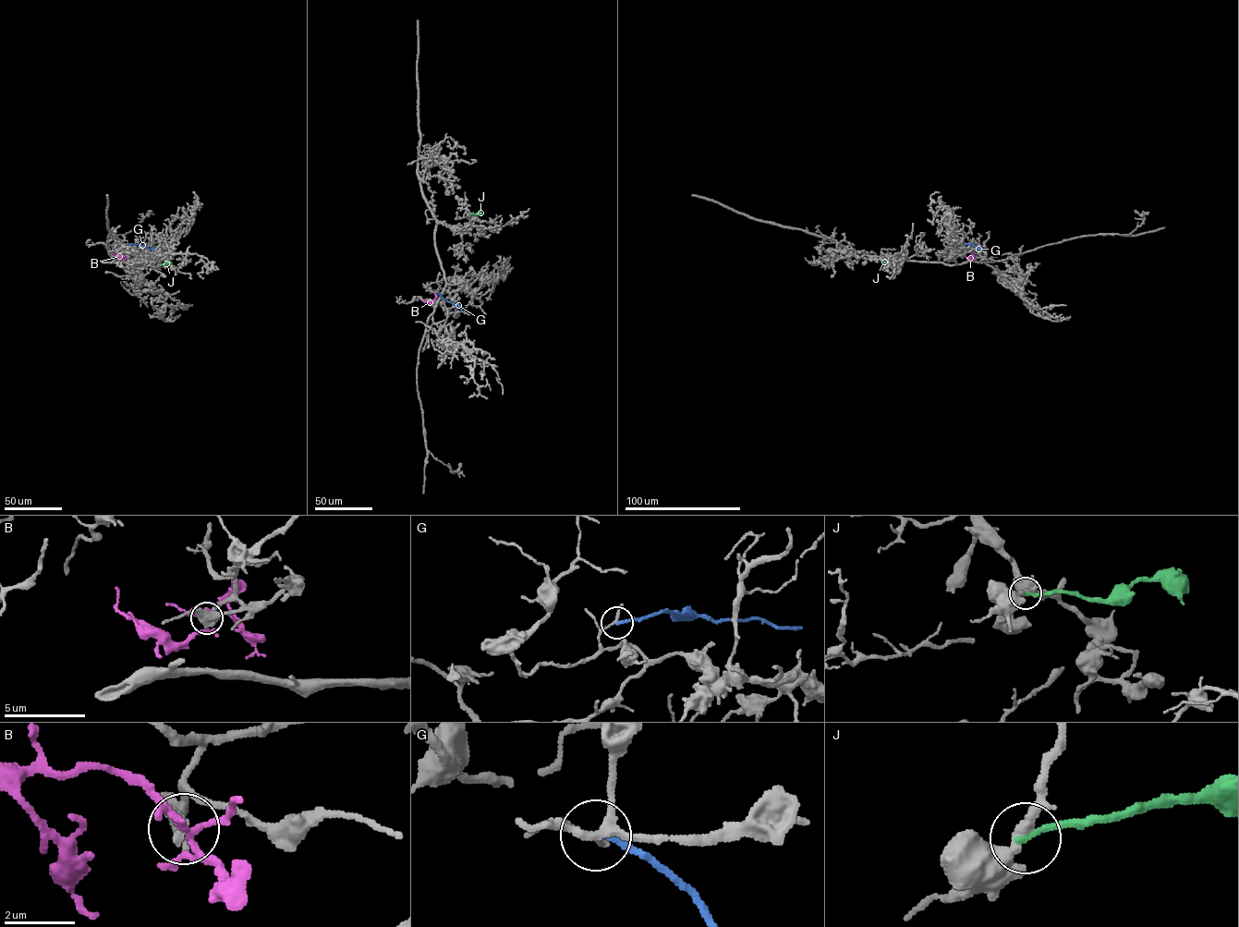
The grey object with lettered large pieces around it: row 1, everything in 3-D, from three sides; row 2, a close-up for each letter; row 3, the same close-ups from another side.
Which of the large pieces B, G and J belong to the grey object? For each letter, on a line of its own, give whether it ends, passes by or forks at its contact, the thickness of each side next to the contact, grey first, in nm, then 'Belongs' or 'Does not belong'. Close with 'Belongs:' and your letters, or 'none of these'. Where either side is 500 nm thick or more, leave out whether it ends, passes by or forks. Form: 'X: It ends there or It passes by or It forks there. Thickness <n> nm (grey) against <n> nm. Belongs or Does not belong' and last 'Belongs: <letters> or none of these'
B: It forks there. Thickness 200 nm (grey) against 240 nm. Does not belong
G: It ends there. Thickness 180 nm (grey) against 190 nm. Does not belong
J: It ends there. Thickness 320 nm (grey) against 190 nm. Does not belong
Belongs: none of these

